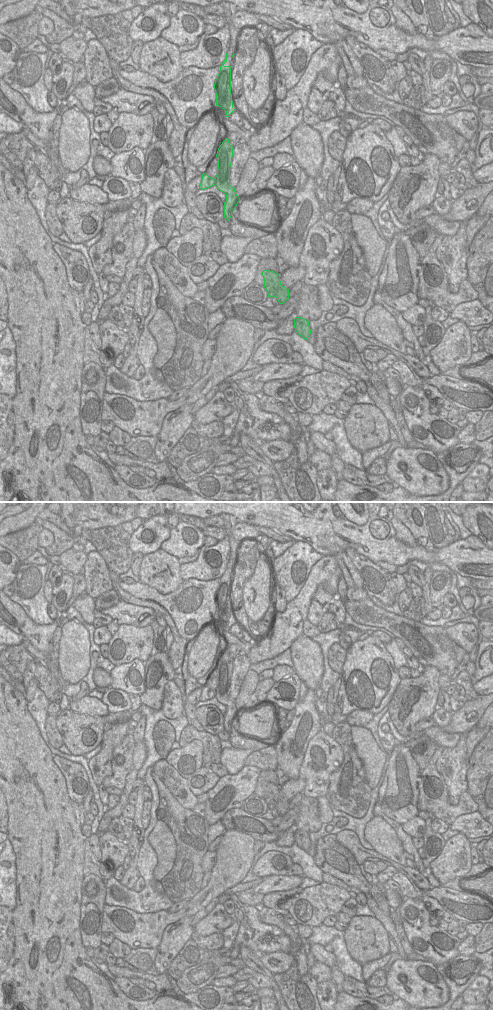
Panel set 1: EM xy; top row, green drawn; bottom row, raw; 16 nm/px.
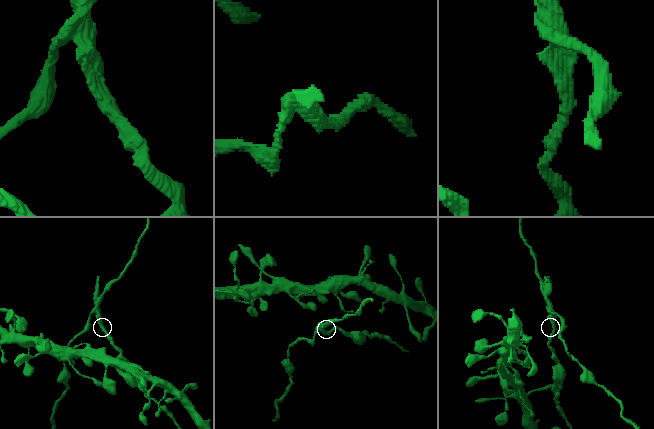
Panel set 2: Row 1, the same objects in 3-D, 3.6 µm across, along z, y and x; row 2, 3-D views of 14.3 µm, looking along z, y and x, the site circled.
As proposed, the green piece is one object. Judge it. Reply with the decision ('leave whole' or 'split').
split

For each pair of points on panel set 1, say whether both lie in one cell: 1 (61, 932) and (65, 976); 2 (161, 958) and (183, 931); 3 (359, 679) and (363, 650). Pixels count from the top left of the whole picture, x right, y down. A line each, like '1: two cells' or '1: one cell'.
1: one cell
2: one cell
3: one cell

